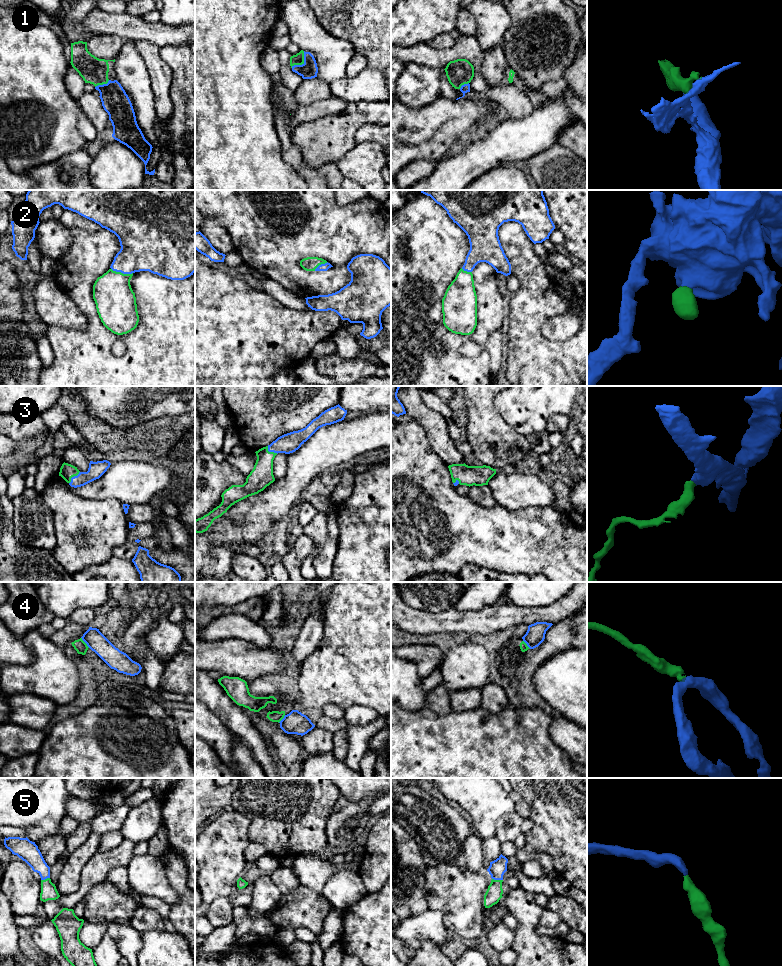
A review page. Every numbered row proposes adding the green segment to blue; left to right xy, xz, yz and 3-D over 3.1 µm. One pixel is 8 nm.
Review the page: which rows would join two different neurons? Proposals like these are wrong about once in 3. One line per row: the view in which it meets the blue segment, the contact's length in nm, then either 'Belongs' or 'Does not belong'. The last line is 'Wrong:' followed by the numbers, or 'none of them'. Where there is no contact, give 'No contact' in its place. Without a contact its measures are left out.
1: Touches blue in xz. Shared border 170 nm. Belongs
2: Touches blue in xy. Shared border 180 nm. Belongs
3: Touches blue in xy. Shared border 130 nm. Belongs
4: Touches blue in xy. Shared border 110 nm. Does not belong
5: Touches blue in yz. Shared border 90 nm. Belongs
Wrong: 4

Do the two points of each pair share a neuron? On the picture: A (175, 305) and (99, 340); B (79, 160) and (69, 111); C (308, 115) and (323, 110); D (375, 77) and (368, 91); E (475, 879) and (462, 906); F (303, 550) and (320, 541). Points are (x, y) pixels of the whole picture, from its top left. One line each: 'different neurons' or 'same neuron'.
A: same neuron
B: different neurons
C: same neuron
D: same neuron
E: same neuron
F: different neurons

